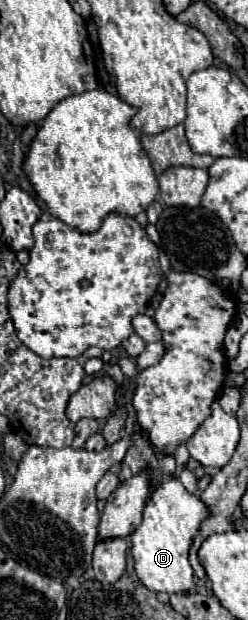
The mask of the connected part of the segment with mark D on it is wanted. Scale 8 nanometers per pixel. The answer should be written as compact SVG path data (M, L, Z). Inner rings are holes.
M162 477L144 509L142 523L130 533L130 555L140 583L152 591L184 593L194 589L194 573L188 563L188 547L200 521L204 519L204 505L200 499L184 489L178 477Z

